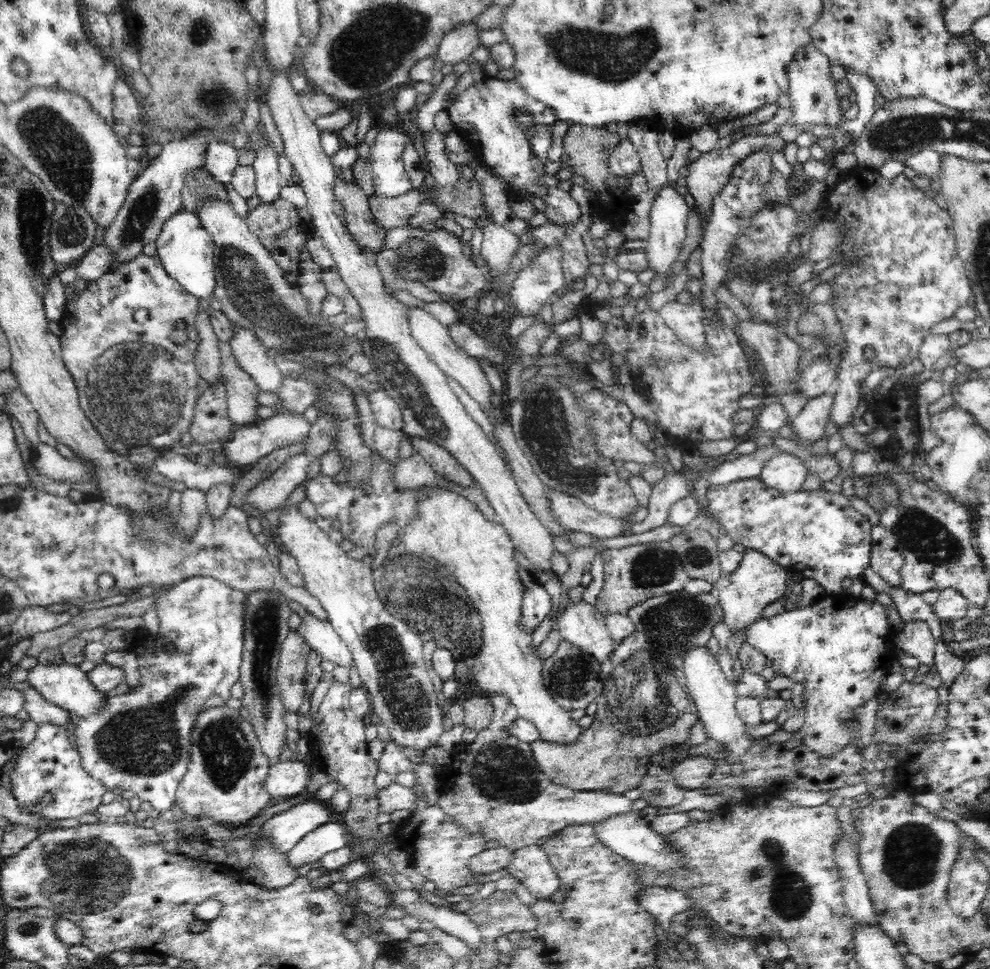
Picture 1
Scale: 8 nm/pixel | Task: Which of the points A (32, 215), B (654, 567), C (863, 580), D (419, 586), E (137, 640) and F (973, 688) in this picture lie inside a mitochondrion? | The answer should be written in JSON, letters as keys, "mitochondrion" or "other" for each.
{"A":"mitochondrion","B":"mitochondrion","C":"other","D":"mitochondrion","E":"other","F":"mitochondrion"}

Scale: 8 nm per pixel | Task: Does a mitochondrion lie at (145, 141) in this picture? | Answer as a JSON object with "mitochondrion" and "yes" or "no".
{"mitochondrion":"no"}

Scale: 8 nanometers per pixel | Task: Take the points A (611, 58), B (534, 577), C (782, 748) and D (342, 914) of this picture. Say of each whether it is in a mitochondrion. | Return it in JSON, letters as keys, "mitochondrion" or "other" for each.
{"A":"mitochondrion","B":"other","C":"other","D":"other"}

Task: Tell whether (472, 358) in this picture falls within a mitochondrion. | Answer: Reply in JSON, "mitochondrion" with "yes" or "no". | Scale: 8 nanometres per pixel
{"mitochondrion":"no"}

